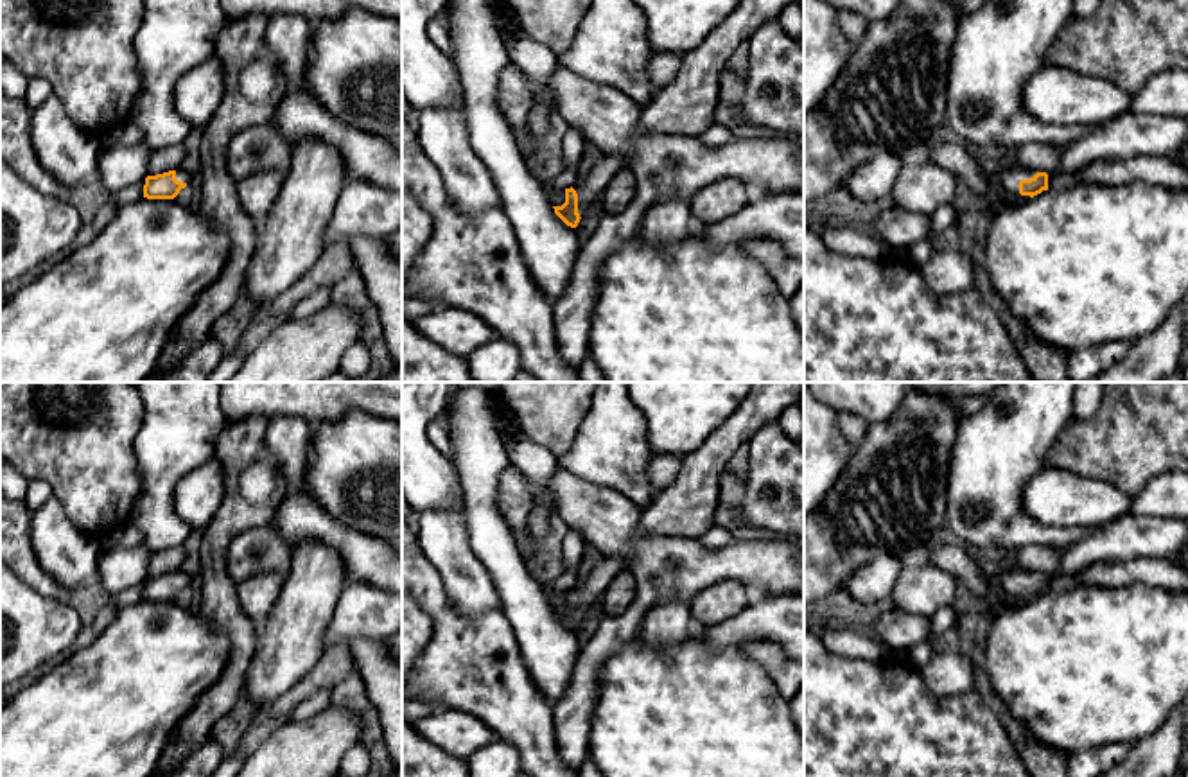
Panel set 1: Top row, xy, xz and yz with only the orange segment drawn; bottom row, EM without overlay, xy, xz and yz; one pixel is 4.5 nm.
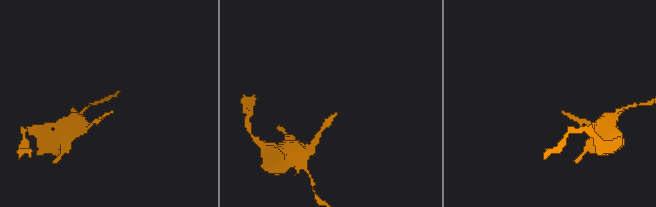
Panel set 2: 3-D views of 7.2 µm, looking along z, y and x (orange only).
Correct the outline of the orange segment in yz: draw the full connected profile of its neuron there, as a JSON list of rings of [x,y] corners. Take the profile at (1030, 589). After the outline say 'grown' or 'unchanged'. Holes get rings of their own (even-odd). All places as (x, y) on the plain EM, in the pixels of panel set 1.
[[[1012,569],[996,580],[998,587],[1012,598],[1037,598],[1048,592],[1048,576],[1034,574],[1021,569]]]; grown

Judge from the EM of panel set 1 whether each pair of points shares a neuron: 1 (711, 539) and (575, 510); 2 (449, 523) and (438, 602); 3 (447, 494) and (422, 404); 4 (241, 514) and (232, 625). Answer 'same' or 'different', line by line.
1: different
2: different
3: same
4: same

